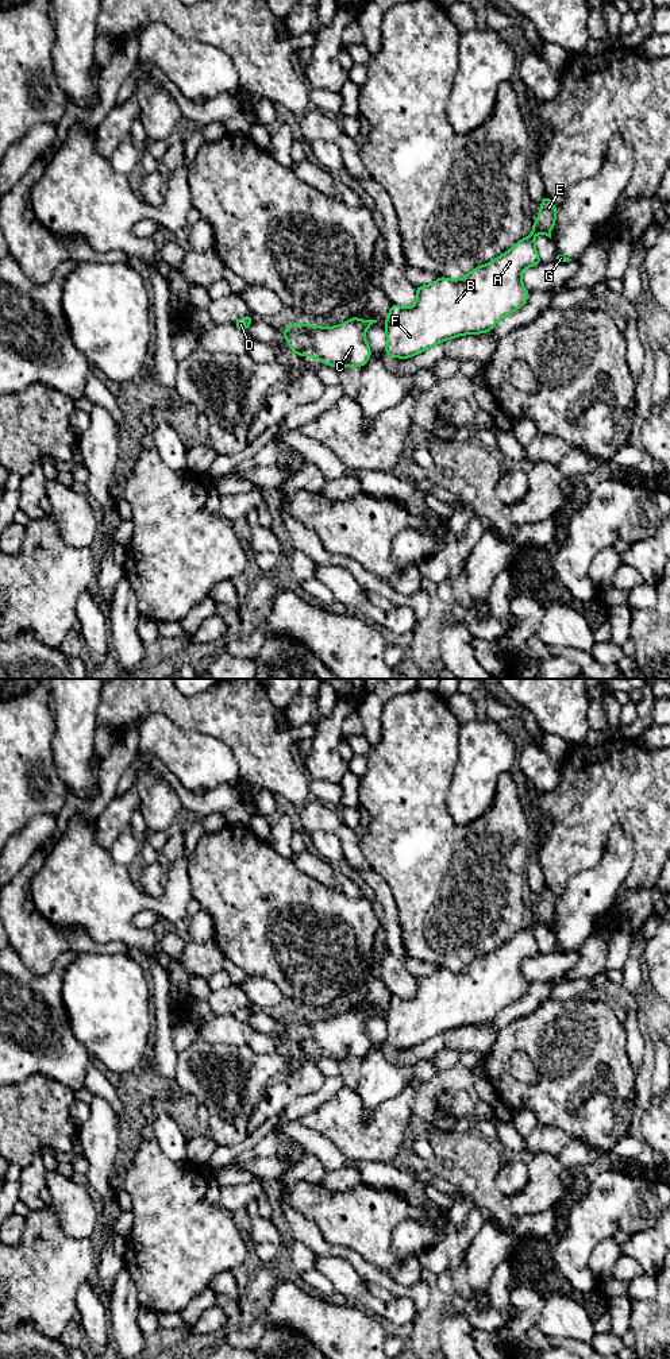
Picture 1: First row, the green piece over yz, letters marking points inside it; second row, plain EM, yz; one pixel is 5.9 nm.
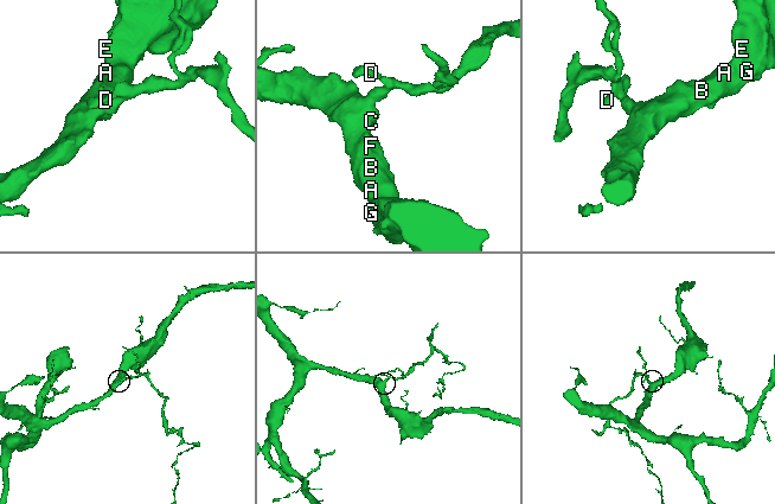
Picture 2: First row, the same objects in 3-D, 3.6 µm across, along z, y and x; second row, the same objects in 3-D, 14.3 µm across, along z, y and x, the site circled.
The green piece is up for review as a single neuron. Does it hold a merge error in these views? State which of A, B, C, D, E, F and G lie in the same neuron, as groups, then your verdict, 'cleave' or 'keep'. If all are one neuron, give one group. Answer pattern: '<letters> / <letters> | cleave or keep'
A B C D E F G | keep

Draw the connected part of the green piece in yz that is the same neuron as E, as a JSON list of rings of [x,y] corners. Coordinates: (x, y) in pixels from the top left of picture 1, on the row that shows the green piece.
[[[544,194],[532,233],[521,238],[517,244],[498,258],[473,269],[459,279],[438,277],[426,286],[416,286],[416,302],[412,308],[401,308],[392,302],[385,321],[385,356],[408,359],[428,348],[463,335],[486,333],[508,314],[520,309],[530,298],[523,286],[523,270],[542,263],[535,246],[535,236],[543,233],[551,239],[558,209]]]

